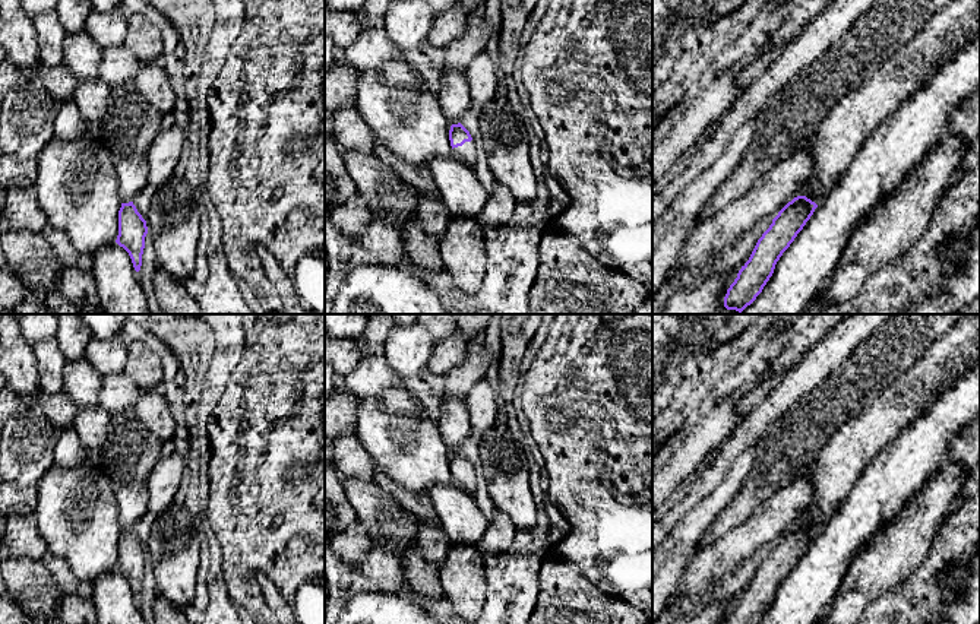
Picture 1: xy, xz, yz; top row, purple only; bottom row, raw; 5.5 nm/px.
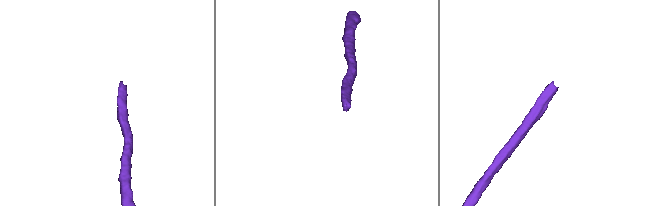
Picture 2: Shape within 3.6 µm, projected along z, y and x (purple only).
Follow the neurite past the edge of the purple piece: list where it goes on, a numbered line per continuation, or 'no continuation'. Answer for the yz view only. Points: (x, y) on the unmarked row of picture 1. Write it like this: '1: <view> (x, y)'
no continuation

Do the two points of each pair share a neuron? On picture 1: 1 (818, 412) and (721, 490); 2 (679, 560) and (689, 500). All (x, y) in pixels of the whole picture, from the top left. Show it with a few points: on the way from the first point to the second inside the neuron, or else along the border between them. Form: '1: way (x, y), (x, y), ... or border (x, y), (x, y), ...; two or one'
1: border (759, 442), (752, 468), (733, 496); two
2: border (711, 490), (667, 535); two

